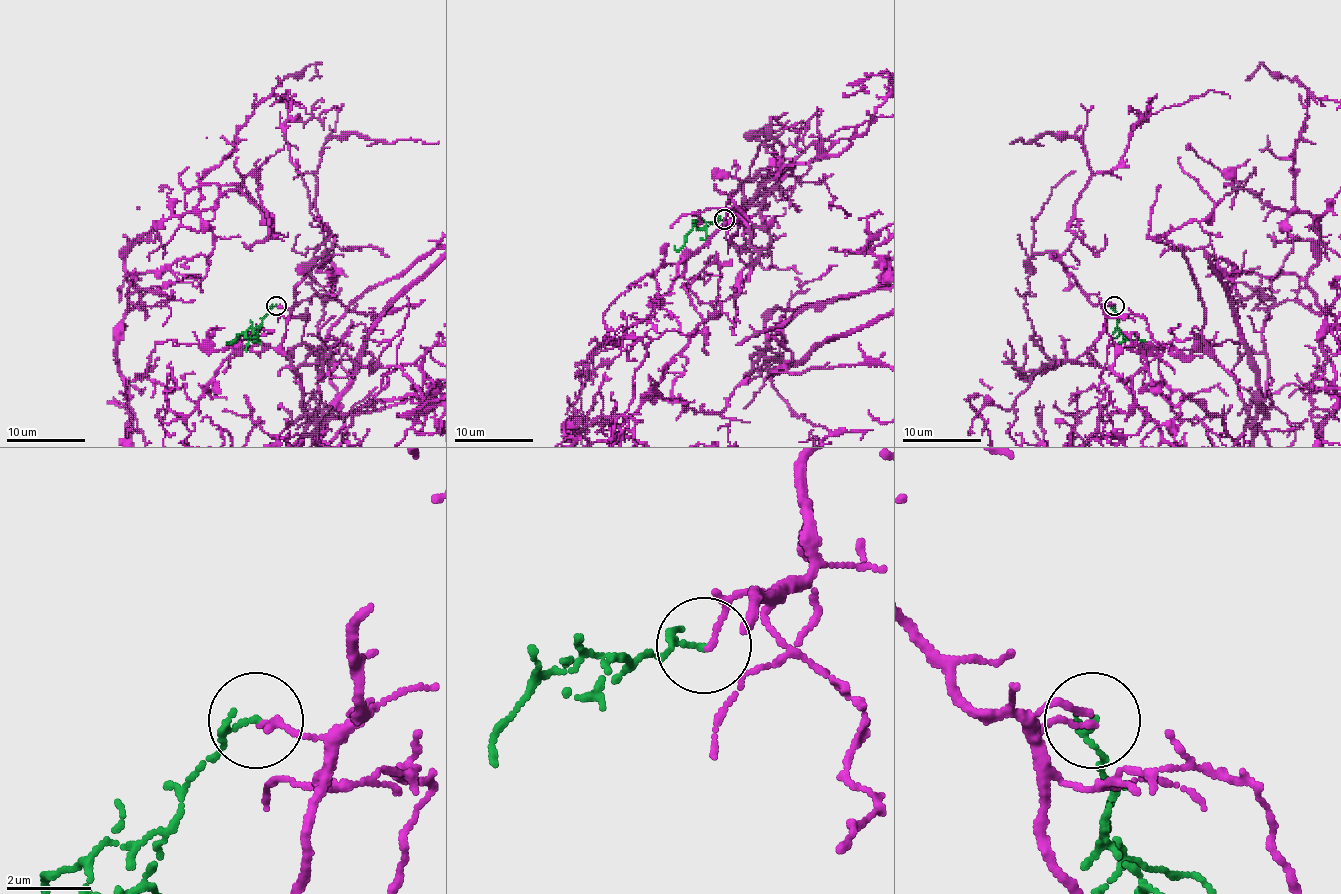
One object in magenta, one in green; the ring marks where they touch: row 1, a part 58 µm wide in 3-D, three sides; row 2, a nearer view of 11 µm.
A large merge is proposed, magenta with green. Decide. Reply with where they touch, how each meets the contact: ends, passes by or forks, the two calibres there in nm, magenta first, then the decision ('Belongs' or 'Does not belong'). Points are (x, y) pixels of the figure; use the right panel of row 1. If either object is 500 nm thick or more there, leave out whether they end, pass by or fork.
Place: (1114, 305). At the ring magenta ends. At the ring green passes by. Thickness 130 nm (magenta) against 100 nm. Does not belong

